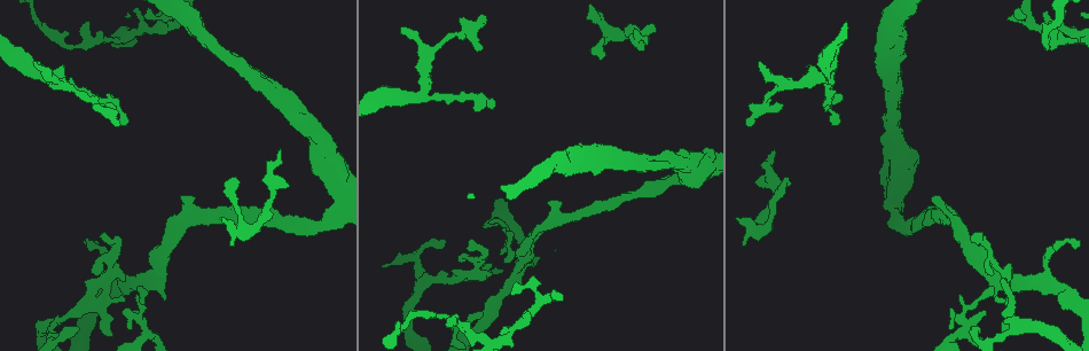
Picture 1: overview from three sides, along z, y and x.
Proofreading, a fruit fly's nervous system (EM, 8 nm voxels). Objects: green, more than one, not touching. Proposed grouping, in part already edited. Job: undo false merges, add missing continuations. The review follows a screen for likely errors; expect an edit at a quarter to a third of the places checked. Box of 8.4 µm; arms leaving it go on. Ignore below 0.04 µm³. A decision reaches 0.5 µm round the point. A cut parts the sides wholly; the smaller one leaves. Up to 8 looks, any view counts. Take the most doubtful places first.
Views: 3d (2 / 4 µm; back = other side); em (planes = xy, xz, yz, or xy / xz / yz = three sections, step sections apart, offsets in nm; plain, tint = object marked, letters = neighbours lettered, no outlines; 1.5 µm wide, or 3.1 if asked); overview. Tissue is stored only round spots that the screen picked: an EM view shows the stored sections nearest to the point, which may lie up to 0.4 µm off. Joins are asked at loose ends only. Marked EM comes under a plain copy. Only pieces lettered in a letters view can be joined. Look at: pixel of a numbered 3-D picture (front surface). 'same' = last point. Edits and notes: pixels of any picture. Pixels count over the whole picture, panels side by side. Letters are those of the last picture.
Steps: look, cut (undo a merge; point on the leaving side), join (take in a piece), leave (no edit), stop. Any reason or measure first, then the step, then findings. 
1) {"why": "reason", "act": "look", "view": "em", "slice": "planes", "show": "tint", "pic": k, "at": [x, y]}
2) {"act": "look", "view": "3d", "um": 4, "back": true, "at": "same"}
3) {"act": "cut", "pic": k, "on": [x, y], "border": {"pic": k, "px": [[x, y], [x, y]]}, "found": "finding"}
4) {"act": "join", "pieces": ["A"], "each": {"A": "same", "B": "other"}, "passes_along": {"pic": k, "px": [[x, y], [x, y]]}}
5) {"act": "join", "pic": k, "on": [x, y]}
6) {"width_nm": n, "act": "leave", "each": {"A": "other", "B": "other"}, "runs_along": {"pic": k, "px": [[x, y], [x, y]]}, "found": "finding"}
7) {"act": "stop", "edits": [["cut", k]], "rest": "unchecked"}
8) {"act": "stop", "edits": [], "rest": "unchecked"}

{"why": "free end", "act": "look", "view": "em", "slice": "yz", "step": 8, "show": "letters", "pic": 1, "at": [787, 178]}

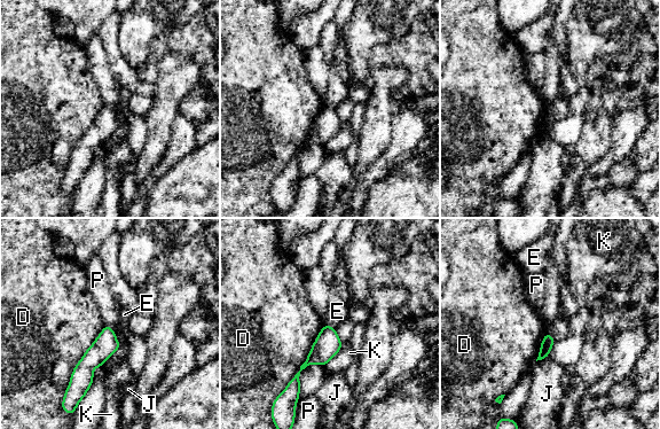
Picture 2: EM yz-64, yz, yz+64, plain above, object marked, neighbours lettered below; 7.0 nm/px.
{"width_nm": 80, "longest_contact_nm": ["D", 550], "act": "leave", "each": {"D": "other", "E": "other", "J": "other", "K": "other", "P": "other"}, "found": "no lettered piece goes on from it"}

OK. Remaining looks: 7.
{"act": "look", "view": "em", "slice": "planes", "show": "letters", "pic": 1, "at": [182, 196]}

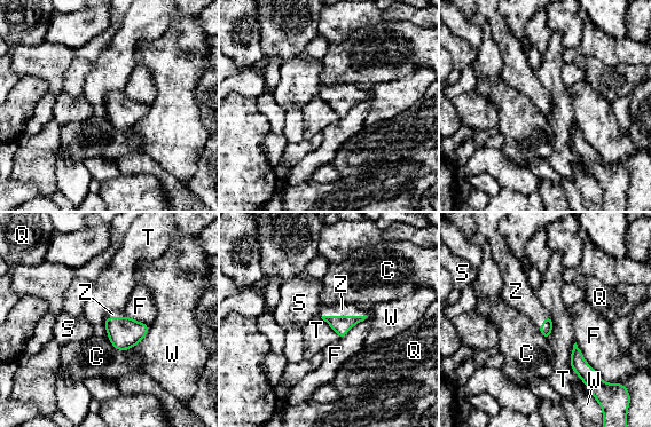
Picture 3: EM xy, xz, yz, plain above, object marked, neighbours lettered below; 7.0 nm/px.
{"act": "join", "pieces": ["Z"], "each": {"C": "other", "F": "other", "Q": "other", "S": "other", "T": "other", "W": "other", "Z": "same"}, "found": "it goes on there"}

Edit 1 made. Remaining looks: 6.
{"act": "stop", "edits": [["join", 3]], "rest": "unchecked"}

